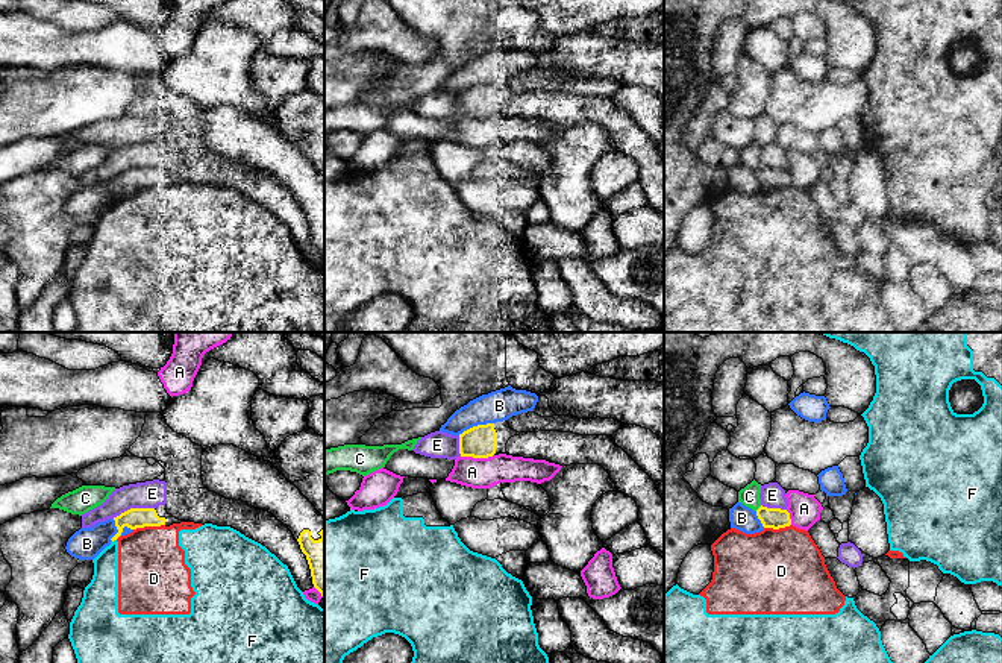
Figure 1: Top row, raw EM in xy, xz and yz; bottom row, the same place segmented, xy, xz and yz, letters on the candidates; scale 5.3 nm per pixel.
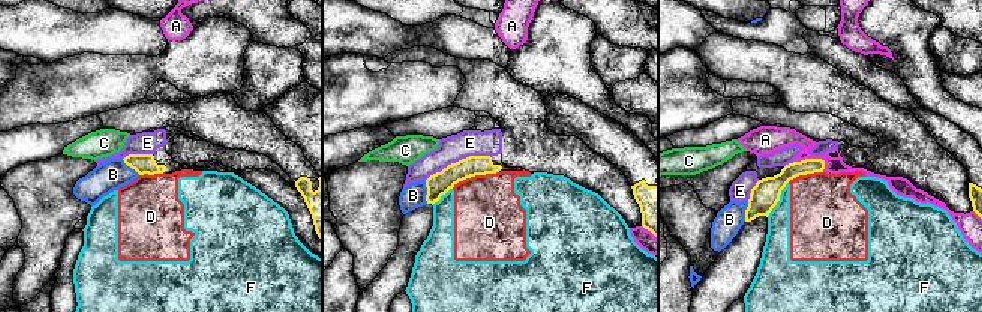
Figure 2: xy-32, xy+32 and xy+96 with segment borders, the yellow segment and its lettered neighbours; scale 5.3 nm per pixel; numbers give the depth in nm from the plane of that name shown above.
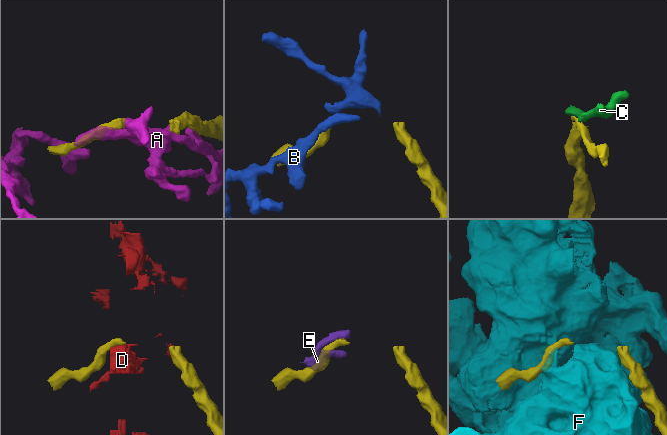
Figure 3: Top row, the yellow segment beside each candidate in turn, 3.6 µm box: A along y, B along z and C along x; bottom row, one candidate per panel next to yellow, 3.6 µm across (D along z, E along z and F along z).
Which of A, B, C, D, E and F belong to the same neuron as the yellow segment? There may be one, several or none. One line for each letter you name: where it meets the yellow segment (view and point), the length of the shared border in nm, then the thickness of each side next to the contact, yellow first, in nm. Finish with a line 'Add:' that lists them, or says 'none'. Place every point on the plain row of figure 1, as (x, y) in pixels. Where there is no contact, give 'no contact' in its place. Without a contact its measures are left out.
Add: none

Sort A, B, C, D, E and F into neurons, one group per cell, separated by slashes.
A / B / C / D F / E

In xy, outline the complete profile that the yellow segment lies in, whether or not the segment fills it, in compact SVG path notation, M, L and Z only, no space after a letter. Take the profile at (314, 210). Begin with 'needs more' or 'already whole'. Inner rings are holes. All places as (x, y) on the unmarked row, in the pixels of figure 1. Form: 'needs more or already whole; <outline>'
needs more; M233 106L203 109L203 146L226 159L243 161L271 173L299 202L312 244L324 258L324 178L268 121Z

